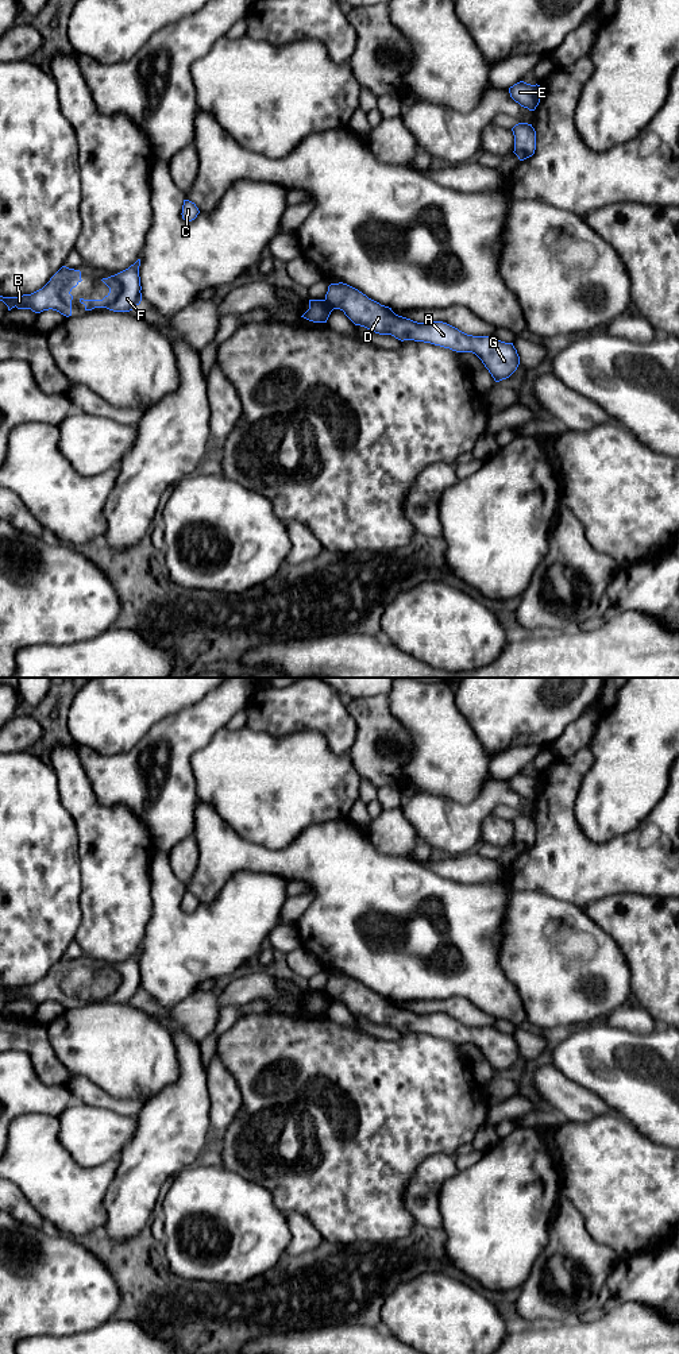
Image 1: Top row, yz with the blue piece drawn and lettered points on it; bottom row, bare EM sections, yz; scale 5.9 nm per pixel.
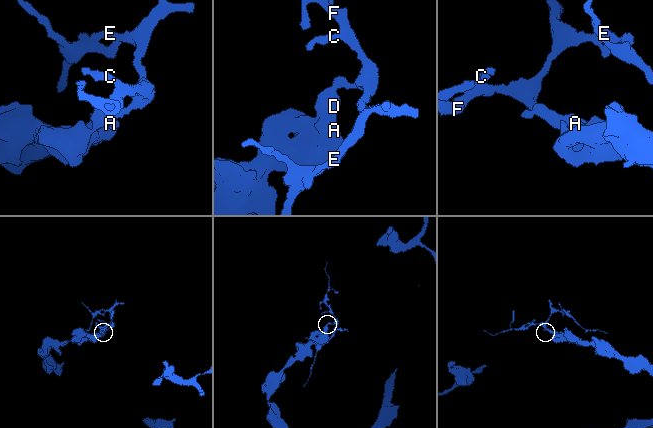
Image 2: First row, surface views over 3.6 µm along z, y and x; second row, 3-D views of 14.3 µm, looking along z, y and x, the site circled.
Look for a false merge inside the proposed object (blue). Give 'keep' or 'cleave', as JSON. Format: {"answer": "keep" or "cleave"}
{"answer": "cleave"}

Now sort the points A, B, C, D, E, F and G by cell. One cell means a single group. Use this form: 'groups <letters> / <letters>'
groups A D G / B C E F

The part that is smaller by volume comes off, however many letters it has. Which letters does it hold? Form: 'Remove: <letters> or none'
Remove: B, C, E, F

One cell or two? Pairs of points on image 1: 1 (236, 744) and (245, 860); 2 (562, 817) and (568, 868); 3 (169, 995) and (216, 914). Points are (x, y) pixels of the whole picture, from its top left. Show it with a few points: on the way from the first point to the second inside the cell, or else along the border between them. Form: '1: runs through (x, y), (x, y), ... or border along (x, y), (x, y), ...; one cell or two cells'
1: border along (220, 816), (245, 838), (273, 849); two cells
2: runs through (562, 829), (562, 856); one cell
3: runs through (169, 975), (207, 934); one cell

